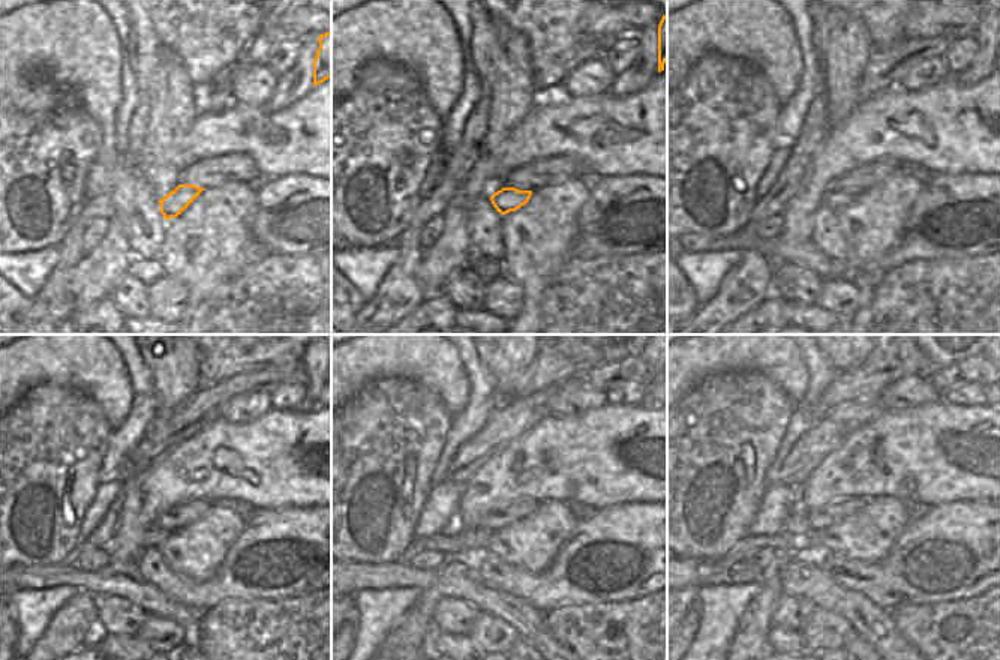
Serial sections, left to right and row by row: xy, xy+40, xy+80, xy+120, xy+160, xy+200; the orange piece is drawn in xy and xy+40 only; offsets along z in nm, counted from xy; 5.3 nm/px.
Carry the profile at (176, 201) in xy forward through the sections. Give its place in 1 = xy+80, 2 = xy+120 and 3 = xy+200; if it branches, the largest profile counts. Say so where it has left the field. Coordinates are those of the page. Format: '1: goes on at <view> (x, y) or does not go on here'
1: goes on at xy+80 (834, 200)
2: goes on at xy+120 (153, 536)
3: goes on at xy+200 (783, 543)

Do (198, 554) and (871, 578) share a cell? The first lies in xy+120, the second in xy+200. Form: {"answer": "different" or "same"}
{"answer": "different"}

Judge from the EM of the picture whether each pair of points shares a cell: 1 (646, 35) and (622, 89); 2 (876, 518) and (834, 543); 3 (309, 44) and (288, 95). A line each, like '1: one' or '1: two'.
1: one
2: one
3: one

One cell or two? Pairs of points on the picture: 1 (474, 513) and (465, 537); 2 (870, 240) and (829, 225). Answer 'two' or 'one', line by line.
1: two
2: two

